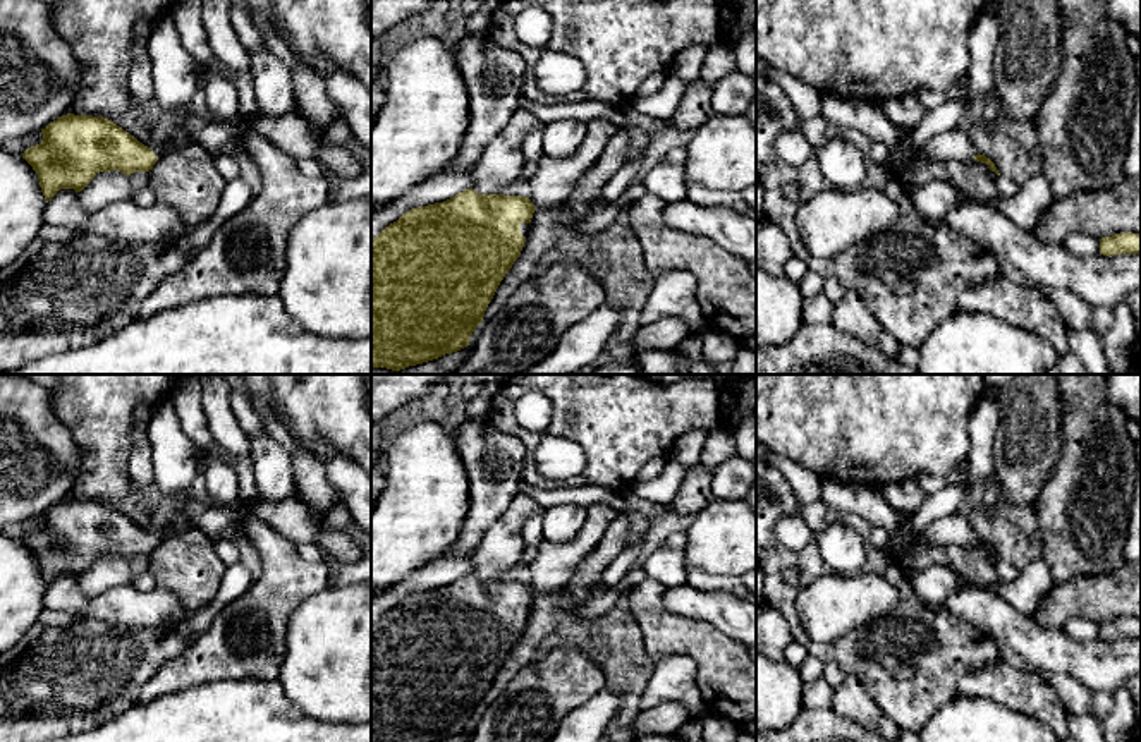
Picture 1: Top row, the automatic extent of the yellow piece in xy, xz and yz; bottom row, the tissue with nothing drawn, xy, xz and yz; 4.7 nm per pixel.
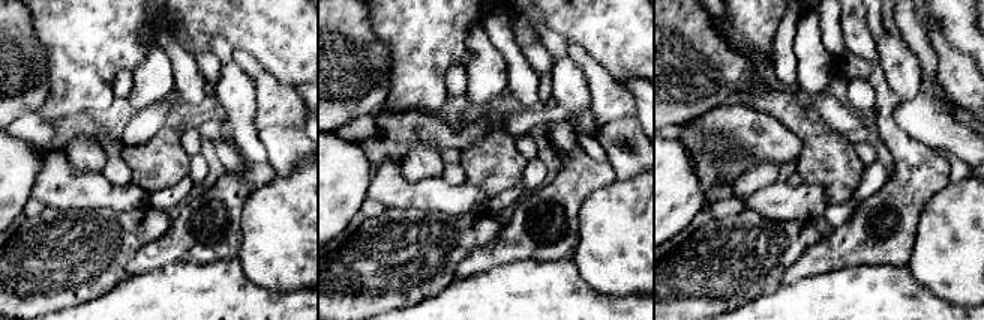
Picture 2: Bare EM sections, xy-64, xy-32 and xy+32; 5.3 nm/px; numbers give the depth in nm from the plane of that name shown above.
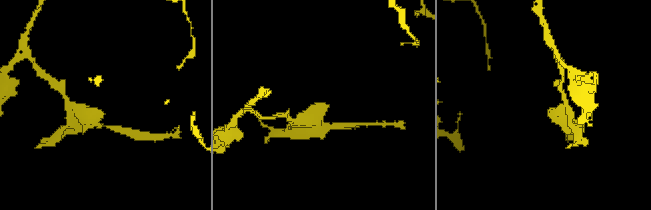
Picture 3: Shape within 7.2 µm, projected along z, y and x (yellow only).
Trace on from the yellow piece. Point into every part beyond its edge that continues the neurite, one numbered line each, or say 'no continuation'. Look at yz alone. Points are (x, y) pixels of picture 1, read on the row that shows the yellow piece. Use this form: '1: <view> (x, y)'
1: yz (952, 145)

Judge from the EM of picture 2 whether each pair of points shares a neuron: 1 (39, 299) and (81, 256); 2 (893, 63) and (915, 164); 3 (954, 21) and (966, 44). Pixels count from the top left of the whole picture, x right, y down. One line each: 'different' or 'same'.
1: same
2: different
3: same

